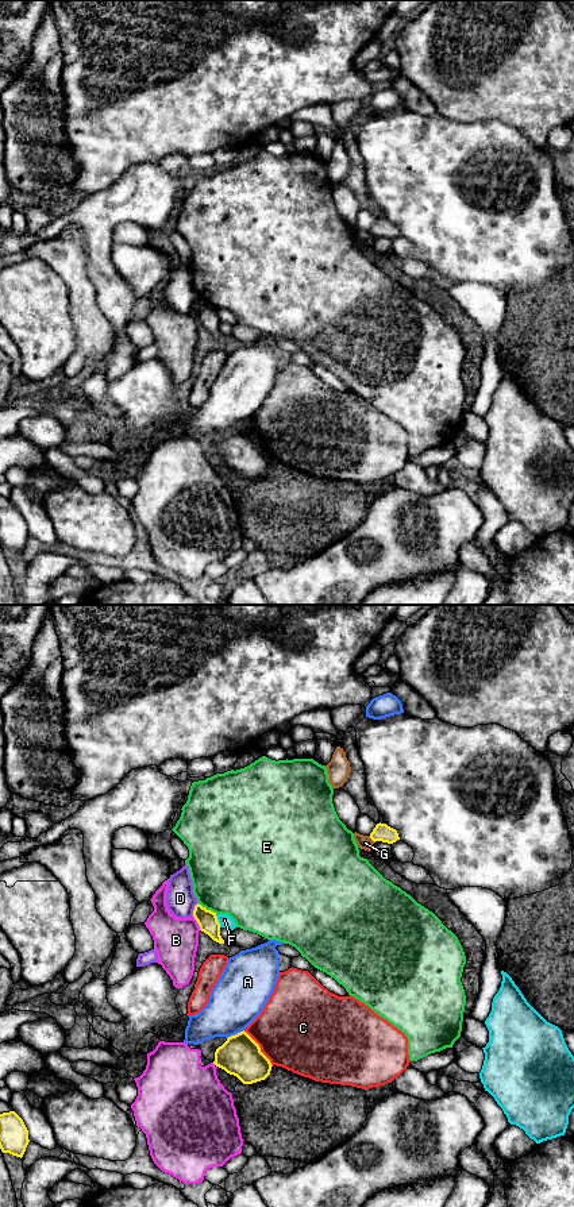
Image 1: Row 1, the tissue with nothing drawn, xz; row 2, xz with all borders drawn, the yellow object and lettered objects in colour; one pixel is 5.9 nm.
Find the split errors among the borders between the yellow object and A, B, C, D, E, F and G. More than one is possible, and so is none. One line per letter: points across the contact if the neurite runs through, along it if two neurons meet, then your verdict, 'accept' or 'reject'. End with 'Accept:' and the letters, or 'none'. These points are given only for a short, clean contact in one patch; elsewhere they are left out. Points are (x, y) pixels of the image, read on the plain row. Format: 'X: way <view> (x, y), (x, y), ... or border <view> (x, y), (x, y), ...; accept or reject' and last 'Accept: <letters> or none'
A: reject
B: reject
C: reject
D: border xz (197, 297), (192, 311); reject
E: reject
F: border xz (215, 309), (220, 322); reject
G: border xz (369, 231), (374, 236); reject
Accept: none

